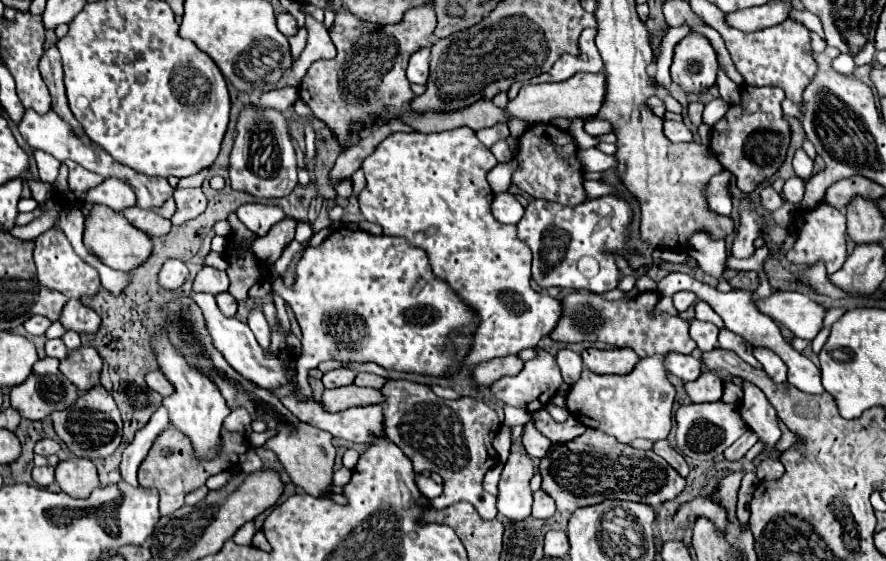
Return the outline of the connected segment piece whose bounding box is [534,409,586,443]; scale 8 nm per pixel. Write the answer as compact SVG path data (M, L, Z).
M540 409L538 413L534 413L534 419L536 419L536 427L552 441L552 443L564 443L564 441L572 441L574 437L582 435L586 431L586 427L576 421L572 415L564 421L564 423L556 423L548 411Z

